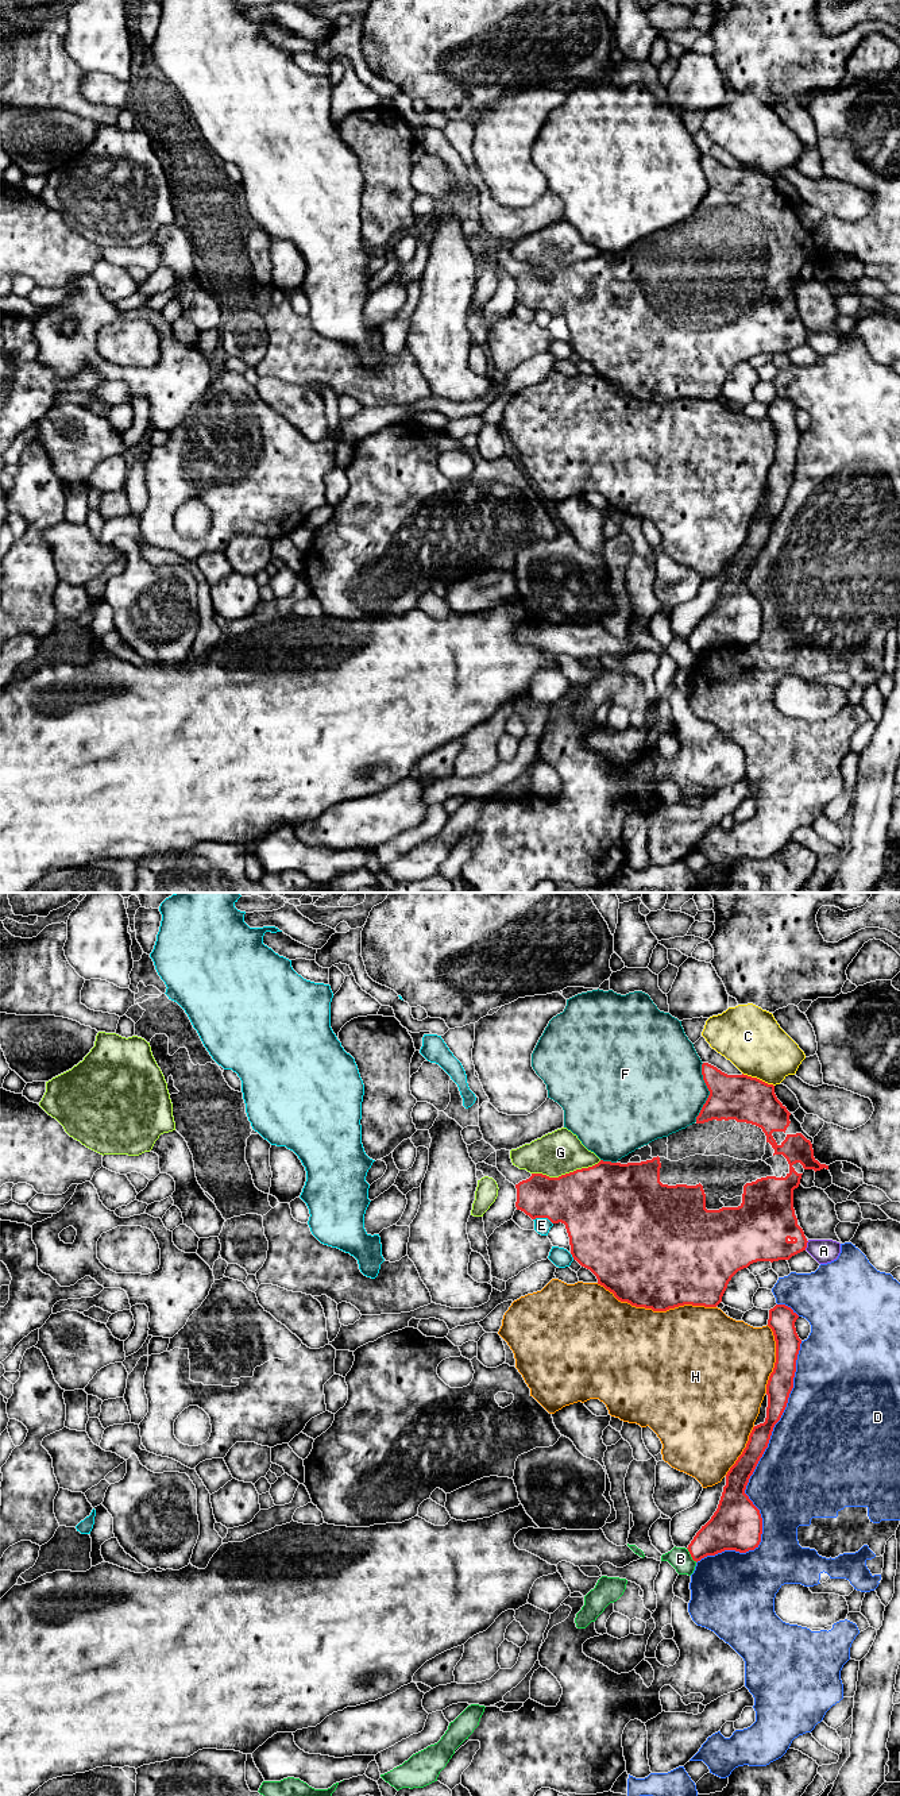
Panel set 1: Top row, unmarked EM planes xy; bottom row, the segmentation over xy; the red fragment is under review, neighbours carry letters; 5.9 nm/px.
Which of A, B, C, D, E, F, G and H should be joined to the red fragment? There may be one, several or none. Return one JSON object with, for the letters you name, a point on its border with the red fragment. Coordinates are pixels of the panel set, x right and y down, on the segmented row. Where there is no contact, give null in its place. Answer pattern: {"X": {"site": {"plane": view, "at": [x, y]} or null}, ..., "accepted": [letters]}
{"accepted": []}

